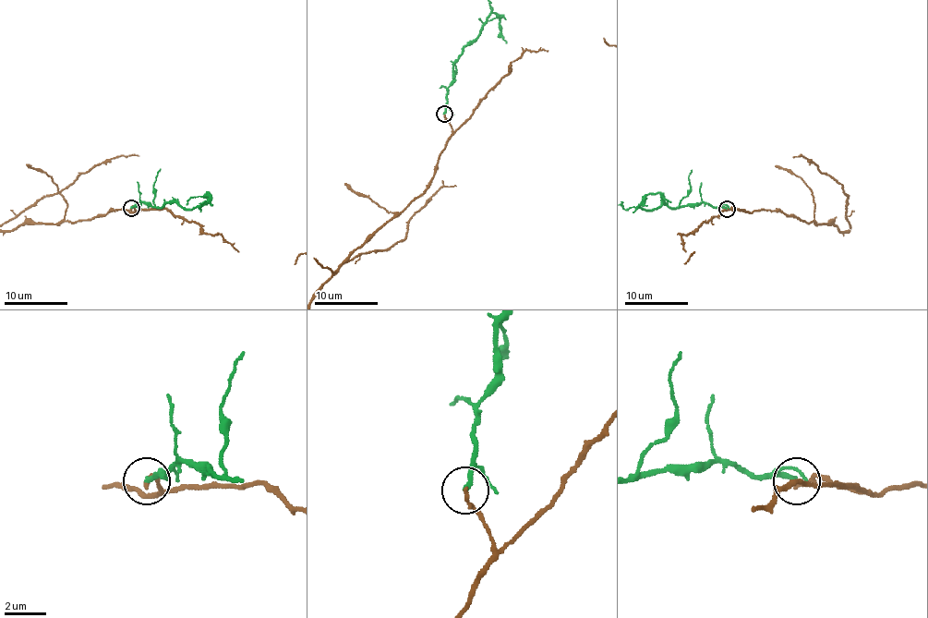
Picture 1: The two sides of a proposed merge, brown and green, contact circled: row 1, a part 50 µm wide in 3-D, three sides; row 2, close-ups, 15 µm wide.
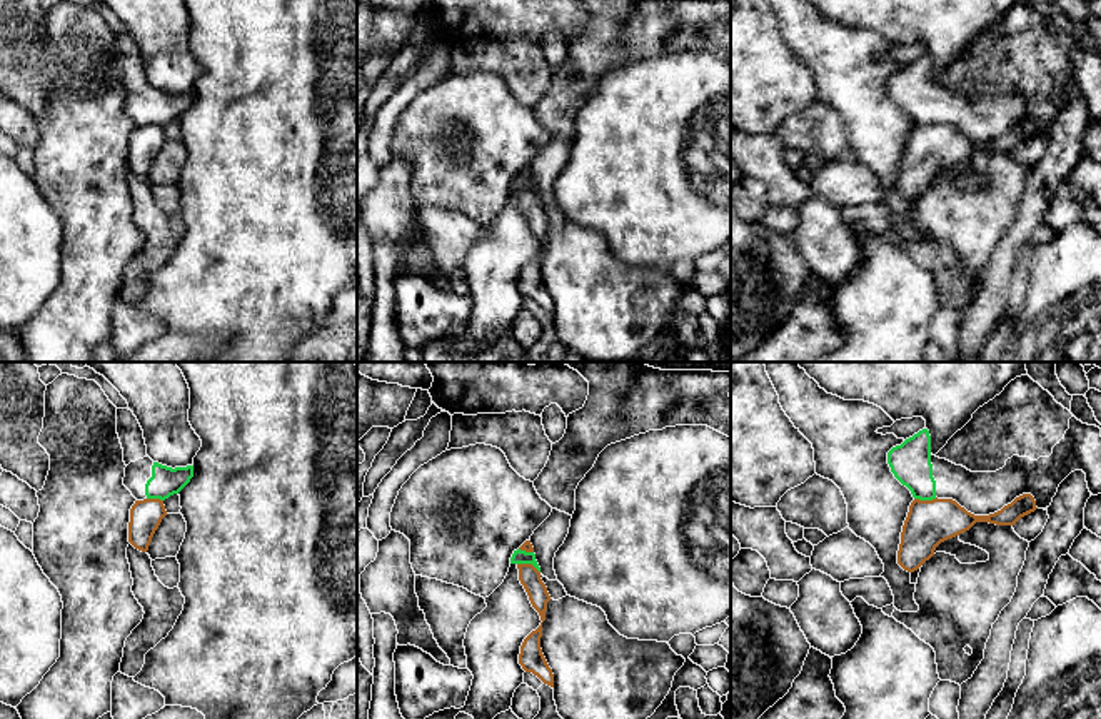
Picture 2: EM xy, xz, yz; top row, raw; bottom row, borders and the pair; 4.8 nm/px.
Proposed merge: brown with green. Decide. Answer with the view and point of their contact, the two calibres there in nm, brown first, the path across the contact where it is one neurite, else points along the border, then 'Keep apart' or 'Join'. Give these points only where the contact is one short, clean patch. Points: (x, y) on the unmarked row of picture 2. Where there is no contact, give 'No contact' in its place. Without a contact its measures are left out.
Touches brown at xz (529, 191). Thickness 100 nm (brown) against 70 nm. Boundary: xz (517, 189), (529, 189), (539, 199). Keep apart

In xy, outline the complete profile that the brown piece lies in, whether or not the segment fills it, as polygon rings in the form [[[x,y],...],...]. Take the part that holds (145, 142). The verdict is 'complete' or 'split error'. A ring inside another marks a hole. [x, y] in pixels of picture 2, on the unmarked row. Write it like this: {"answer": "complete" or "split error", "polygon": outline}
{"answer": "complete", "polygon": [[[160,125],[135,127],[135,130],[130,135],[128,168],[135,175],[147,178],[152,163],[165,142],[167,137],[163,127]]]}

